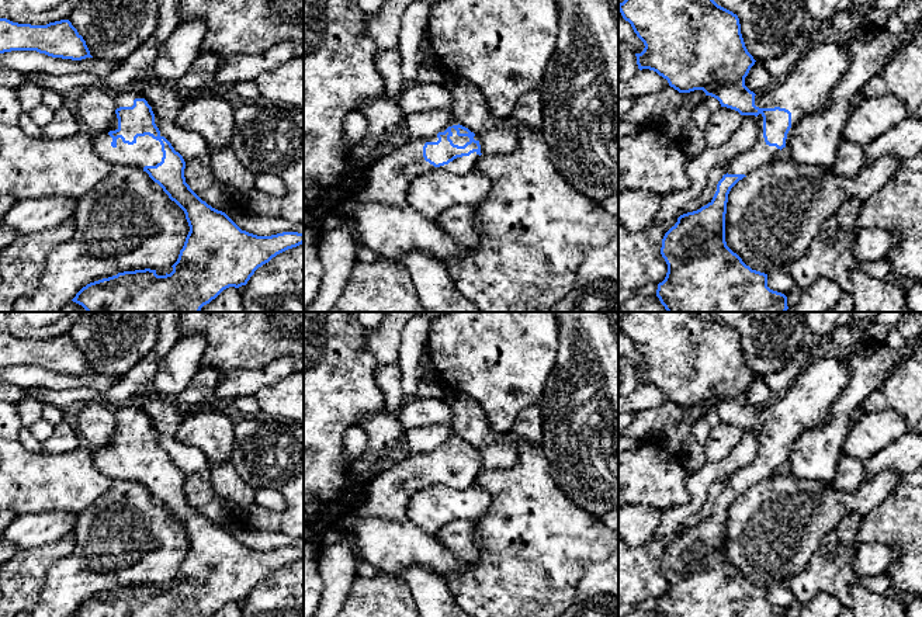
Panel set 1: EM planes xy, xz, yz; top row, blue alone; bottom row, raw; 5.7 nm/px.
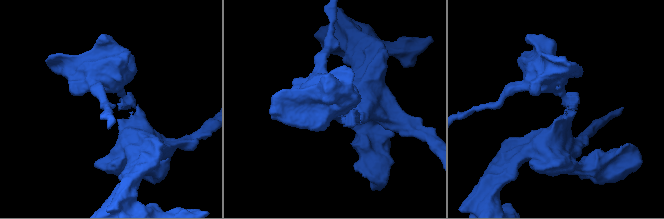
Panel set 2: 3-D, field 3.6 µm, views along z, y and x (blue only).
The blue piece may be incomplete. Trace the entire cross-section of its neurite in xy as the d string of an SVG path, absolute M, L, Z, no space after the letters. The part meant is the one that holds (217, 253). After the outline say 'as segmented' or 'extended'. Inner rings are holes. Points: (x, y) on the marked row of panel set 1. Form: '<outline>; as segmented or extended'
M135 90L115 93L114 103L115 117L110 129L91 135L97 156L112 166L131 166L146 171L169 198L184 211L190 232L177 261L171 266L173 271L170 274L157 275L156 270L150 268L118 273L117 275L87 284L76 294L72 299L73 302L82 305L87 312L200 312L204 305L215 299L223 290L246 285L259 267L277 254L304 243L304 233L298 232L257 236L242 230L225 212L208 205L186 183L186 162L156 126L150 103Z; extended

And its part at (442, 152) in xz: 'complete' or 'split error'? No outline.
split error

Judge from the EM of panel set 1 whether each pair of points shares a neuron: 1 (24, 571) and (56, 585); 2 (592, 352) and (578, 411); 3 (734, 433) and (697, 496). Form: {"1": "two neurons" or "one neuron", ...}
{"1": "two neurons", "2": "one neuron", "3": "two neurons"}

